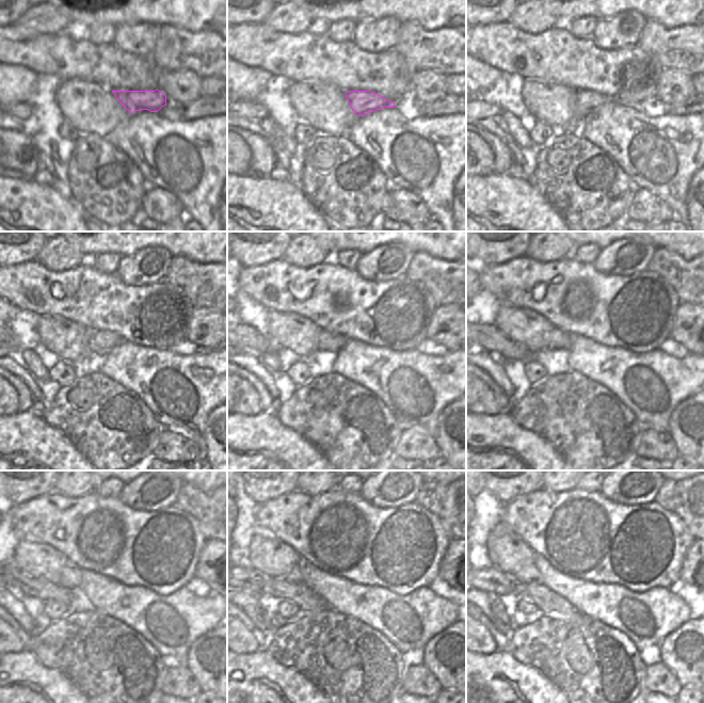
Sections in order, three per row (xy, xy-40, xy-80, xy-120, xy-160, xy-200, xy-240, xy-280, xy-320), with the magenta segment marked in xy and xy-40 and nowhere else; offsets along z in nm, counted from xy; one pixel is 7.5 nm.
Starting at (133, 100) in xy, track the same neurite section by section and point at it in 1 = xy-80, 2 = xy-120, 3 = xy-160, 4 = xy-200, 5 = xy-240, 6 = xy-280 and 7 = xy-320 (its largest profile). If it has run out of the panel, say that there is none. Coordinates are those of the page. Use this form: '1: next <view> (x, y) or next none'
1: next xy-80 (586, 102)
2: next xy-120 (100, 341)
3: next xy-160 (326, 341)
4: next xy-200 (555, 338)
5: next xy-240 (70, 576)
6: next xy-280 (294, 576)
7: next xy-320 (528, 574)

